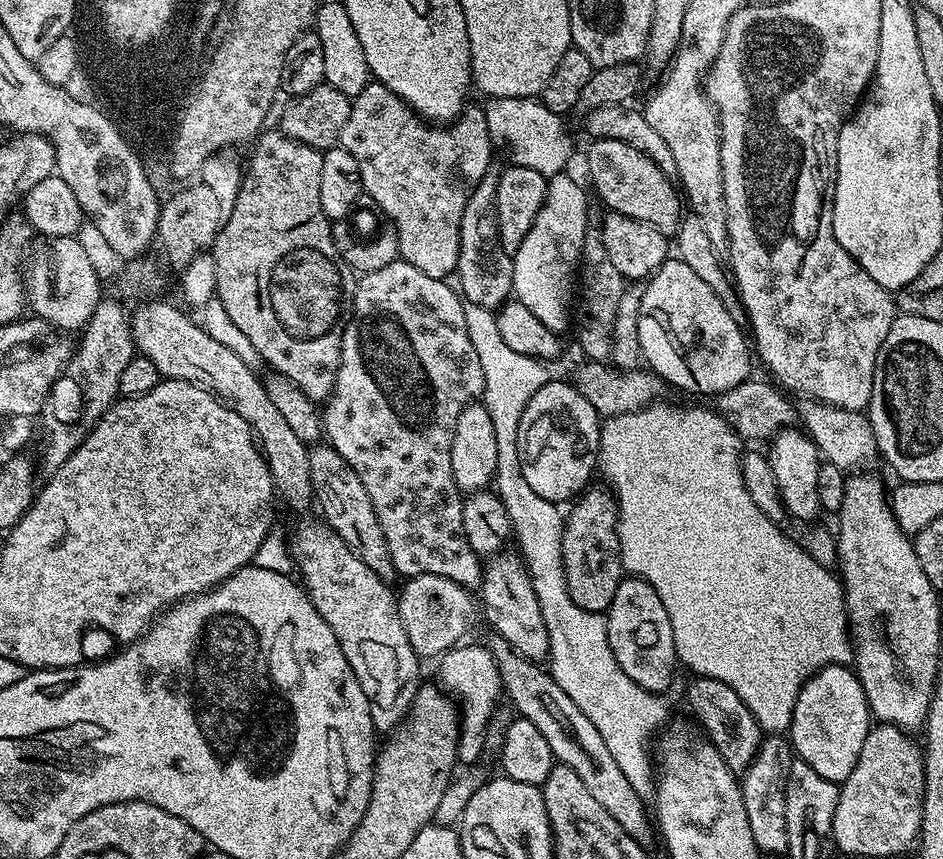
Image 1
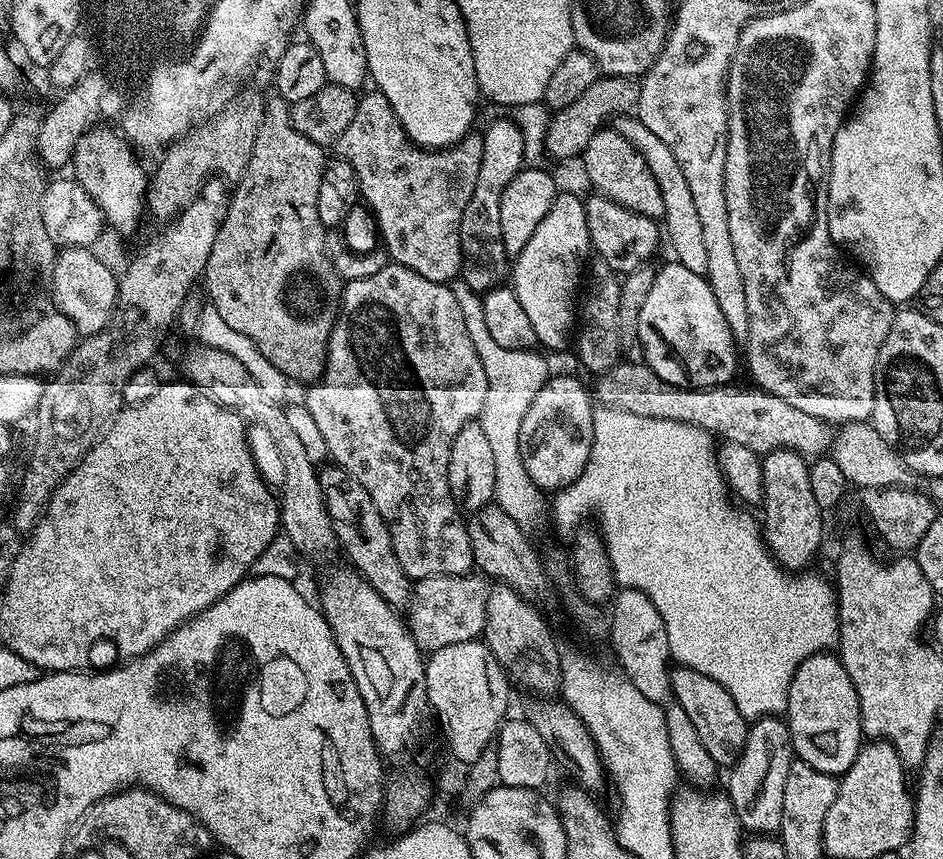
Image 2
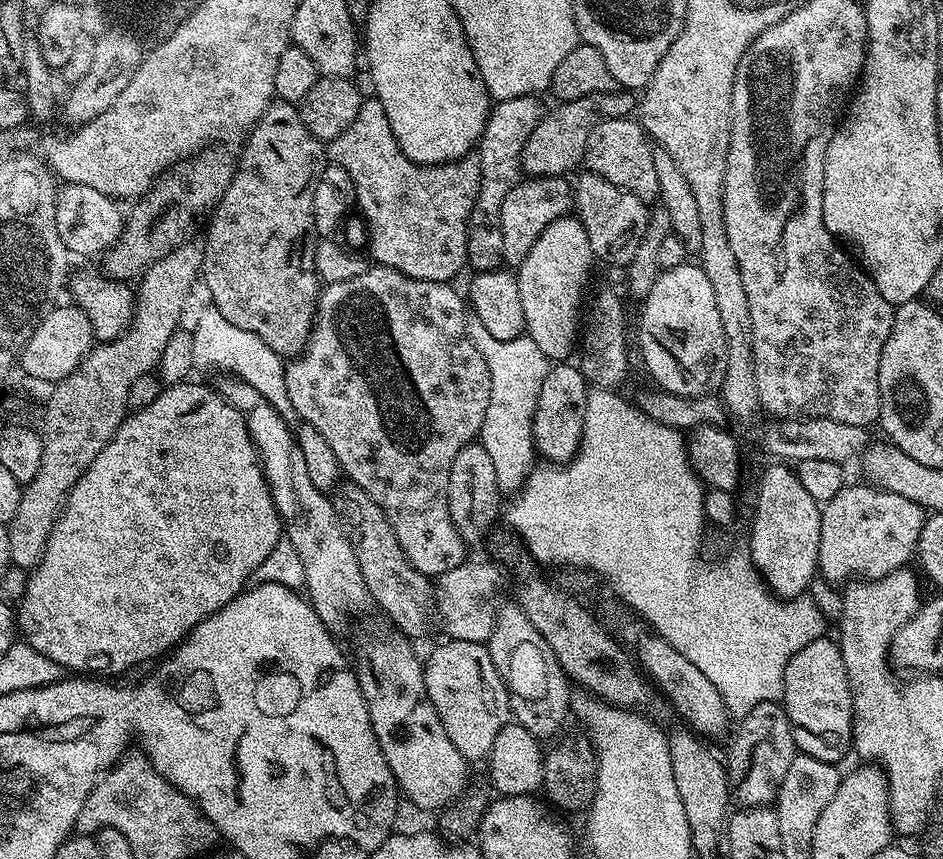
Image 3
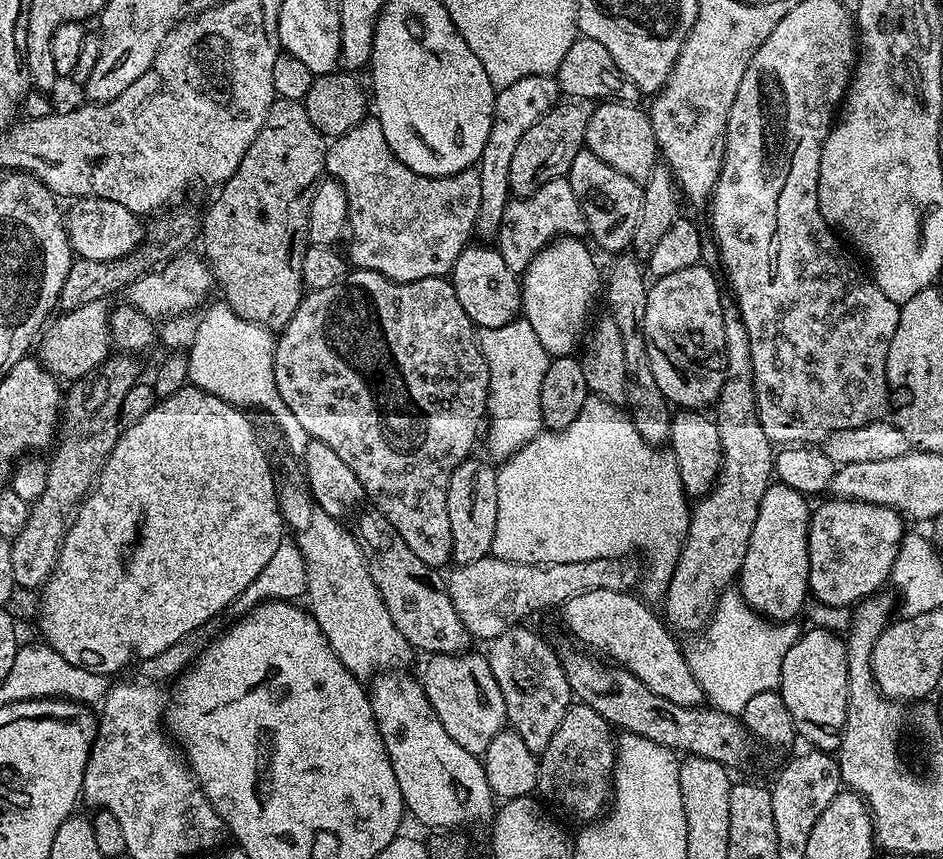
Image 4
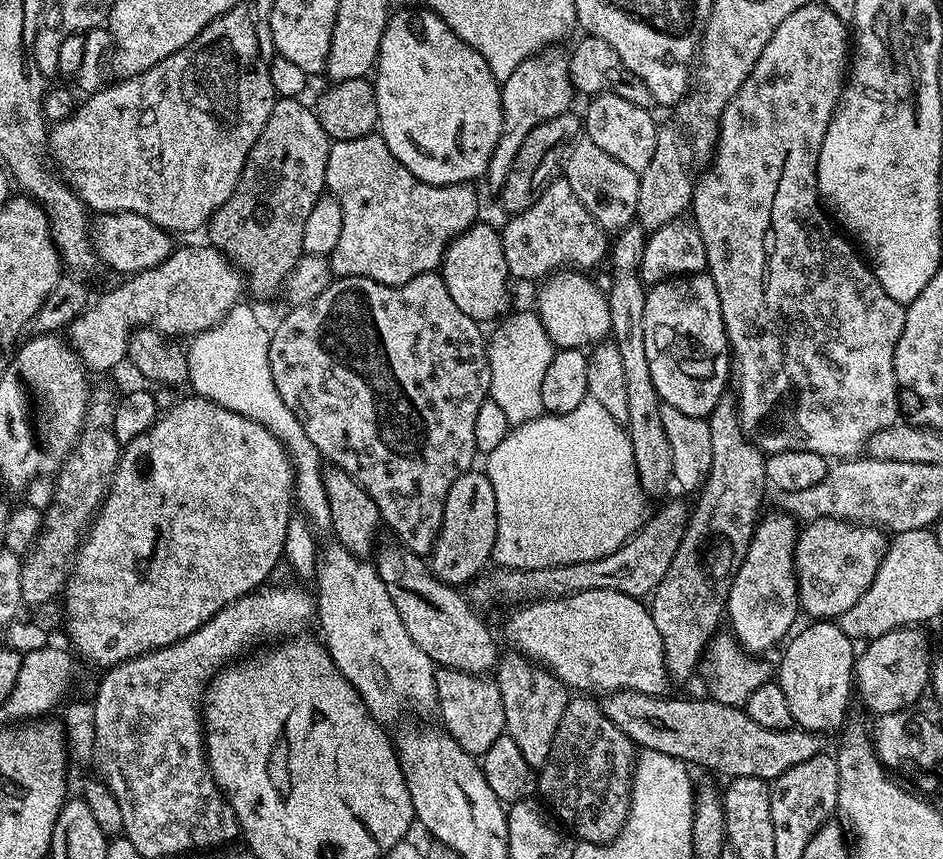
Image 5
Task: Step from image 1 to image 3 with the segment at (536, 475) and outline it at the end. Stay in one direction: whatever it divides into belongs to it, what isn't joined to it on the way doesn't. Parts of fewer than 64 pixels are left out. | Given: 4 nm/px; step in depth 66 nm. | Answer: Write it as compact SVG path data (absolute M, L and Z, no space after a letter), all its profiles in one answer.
M556 362L549 367L546 378L542 382L542 390L538 390L538 406L534 410L532 423L532 442L537 453L544 455L545 461L557 466L567 465L580 449L580 439L584 433L584 419L586 418L586 398L590 385L580 373L579 367L572 362Z

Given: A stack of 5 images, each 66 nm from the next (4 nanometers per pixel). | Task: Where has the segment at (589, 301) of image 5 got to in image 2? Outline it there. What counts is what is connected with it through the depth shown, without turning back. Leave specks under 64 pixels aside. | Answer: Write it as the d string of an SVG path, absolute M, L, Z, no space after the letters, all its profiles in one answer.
M561 191L510 268L510 287L518 302L522 302L522 314L526 314L530 326L534 326L537 345L564 348L568 344L569 347L578 320L576 287L580 284L580 271L584 268L584 259L590 256L591 246L584 200L572 192Z

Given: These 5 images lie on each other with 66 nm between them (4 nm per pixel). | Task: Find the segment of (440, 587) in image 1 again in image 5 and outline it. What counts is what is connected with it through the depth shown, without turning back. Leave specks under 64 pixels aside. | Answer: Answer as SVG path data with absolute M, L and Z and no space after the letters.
M672 500L660 508L656 517L649 519L630 539L622 542L618 550L602 558L590 558L590 562L570 562L556 564L552 568L531 570L496 570L493 576L479 577L480 588L488 596L501 596L504 600L535 602L541 598L569 596L586 590L618 590L627 596L651 597L658 582L664 580L666 570L682 542L684 527L688 525L689 505L680 500Z

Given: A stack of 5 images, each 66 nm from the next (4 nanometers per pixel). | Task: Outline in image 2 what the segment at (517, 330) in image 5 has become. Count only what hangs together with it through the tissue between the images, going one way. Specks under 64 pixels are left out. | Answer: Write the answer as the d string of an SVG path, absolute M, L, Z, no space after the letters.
M463 278L451 281L450 287L453 294L458 298L458 306L462 306L466 331L470 333L470 342L474 342L474 350L478 350L478 358L482 358L482 370L486 370L486 378L488 379L486 402L480 411L478 423L482 426L482 430L490 442L490 447L492 447L494 457L494 503L502 510L506 510L506 514L510 514L510 518L514 518L514 522L518 522L521 528L532 530L532 527L543 516L546 516L546 500L540 497L543 496L542 489L532 481L530 474L526 474L526 470L522 466L522 450L518 444L518 434L522 434L522 418L526 418L526 410L530 410L531 404L534 403L534 397L538 395L538 390L542 390L544 383L550 379L548 364L539 356L539 351L527 348L506 350L506 346L498 346L498 342L494 342L494 338L490 338L490 330L486 330L483 299L477 292L470 290L470 286L466 286Z

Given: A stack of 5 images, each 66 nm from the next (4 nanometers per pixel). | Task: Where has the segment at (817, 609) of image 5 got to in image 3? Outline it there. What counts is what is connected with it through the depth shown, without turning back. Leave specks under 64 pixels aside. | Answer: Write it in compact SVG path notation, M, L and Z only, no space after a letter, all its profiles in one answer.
M849 483L842 490L838 490L838 494L834 494L834 498L830 498L830 502L823 504L820 510L822 530L818 538L818 572L833 586L844 586L857 578L877 580L896 572L909 563L908 559L911 561L915 557L918 538L922 534L926 519L925 509L910 502L910 498L902 498L902 494L885 492L879 486L863 483Z

